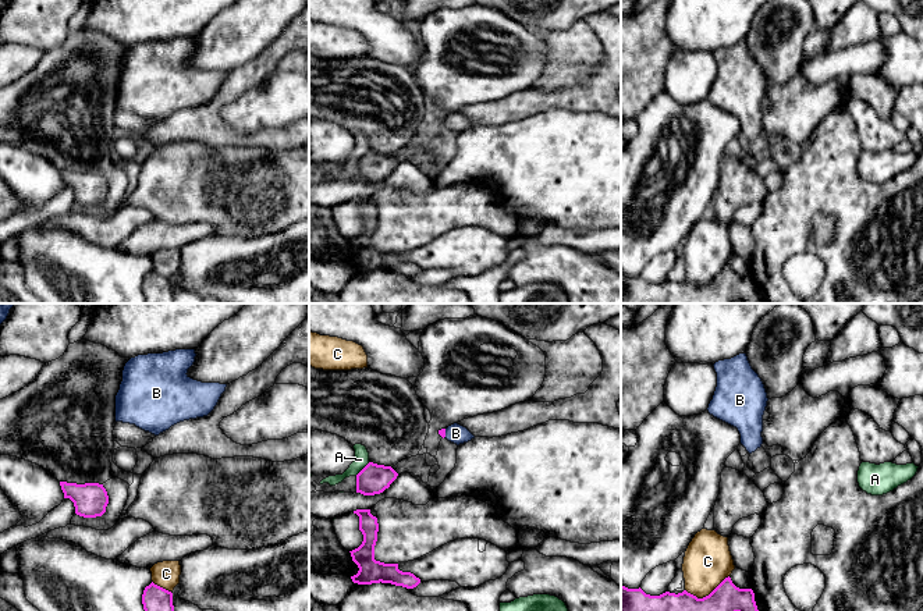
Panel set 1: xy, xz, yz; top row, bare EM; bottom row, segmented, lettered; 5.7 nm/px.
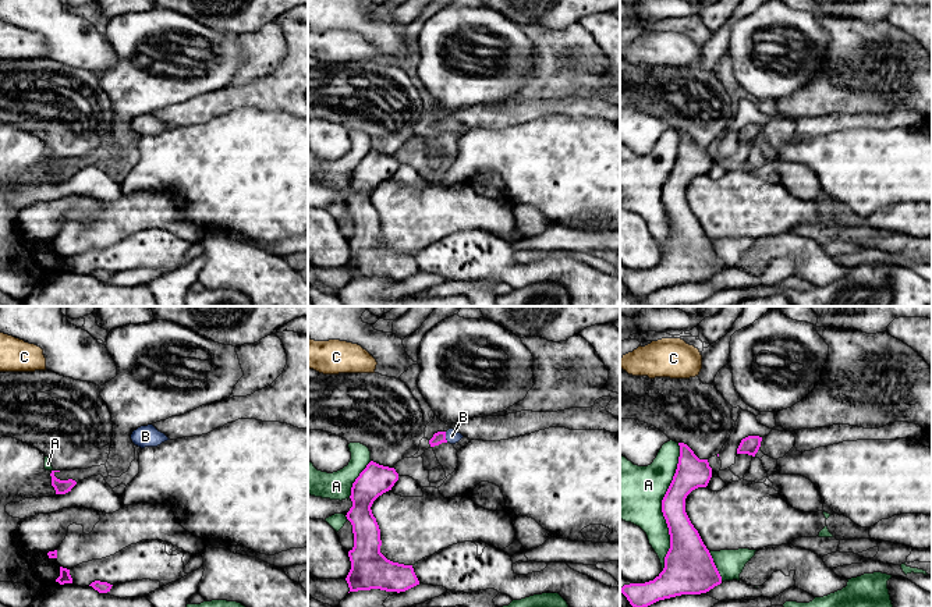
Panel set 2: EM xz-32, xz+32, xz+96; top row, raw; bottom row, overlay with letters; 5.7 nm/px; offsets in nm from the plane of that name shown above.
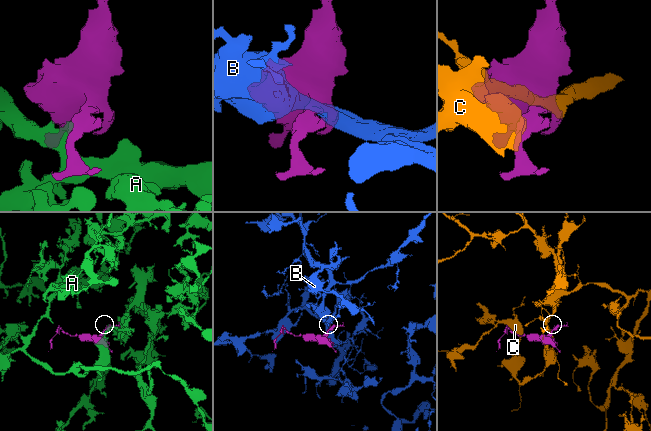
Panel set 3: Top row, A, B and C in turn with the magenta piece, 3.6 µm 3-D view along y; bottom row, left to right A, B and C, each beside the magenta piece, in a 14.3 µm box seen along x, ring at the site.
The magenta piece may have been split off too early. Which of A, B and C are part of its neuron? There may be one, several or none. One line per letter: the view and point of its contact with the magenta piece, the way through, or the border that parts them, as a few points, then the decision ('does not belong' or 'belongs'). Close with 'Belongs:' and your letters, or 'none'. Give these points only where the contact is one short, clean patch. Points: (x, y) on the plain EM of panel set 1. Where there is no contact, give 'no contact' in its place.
A: contact xz (364, 156); does not belong
B: contact xz (444, 121); way xz (442, 120), (444, 121), (455, 121); belongs
C: contact yz (706, 284); does not belong
Belongs: B

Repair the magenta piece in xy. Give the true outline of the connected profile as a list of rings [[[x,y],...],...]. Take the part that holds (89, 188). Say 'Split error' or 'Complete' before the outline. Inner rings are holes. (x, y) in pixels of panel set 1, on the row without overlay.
Complete. [[[60,170],[64,187],[74,191],[75,202],[84,206],[102,205],[109,192],[109,184],[103,173],[99,171],[67,171]]]

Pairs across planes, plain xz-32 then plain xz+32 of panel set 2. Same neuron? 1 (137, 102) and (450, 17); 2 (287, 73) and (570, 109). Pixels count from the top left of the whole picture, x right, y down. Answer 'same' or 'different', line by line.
1: same
2: same

